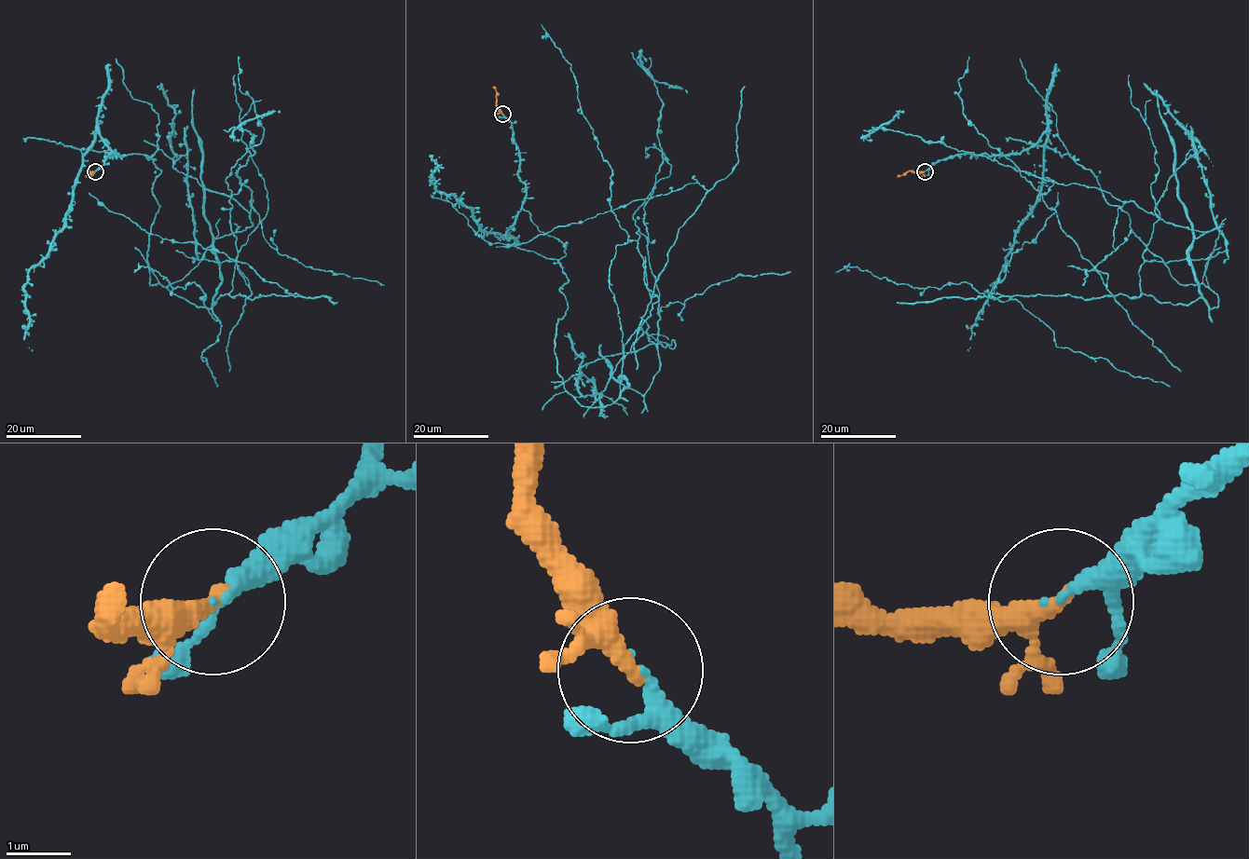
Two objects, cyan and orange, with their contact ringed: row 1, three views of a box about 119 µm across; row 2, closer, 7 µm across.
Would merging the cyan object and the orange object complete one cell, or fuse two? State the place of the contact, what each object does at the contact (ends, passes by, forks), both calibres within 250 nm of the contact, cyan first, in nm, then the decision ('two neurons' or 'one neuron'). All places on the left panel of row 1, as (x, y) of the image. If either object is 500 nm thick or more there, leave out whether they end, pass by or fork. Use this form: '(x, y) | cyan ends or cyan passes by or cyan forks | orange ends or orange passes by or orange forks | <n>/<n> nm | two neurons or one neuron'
(95, 171) | cyan passes by | orange passes by | 180/240 nm | one neuron

